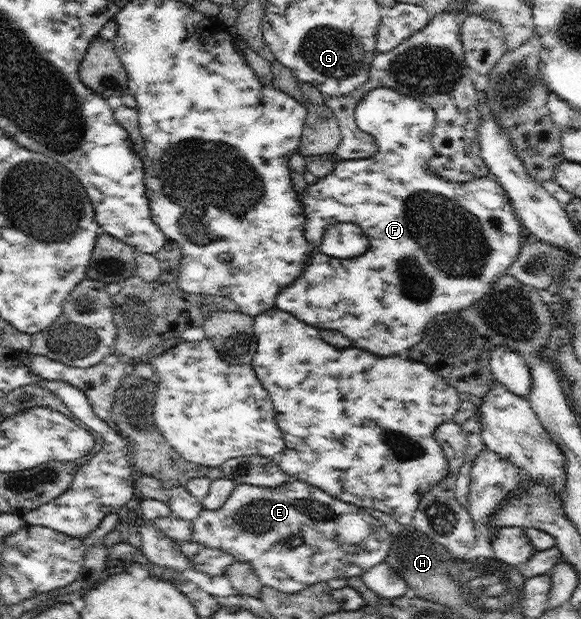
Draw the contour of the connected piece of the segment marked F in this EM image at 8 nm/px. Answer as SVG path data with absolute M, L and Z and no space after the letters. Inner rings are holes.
M375 88L359 100L355 108L355 121L360 130L375 138L378 150L376 154L365 159L339 159L335 162L336 166L332 170L332 174L328 174L325 178L318 179L316 183L306 186L304 197L300 199L300 204L302 204L302 209L305 212L304 238L306 238L306 242L309 245L318 248L322 244L324 231L330 225L348 222L362 228L362 231L364 231L370 242L370 248L360 256L341 259L330 257L318 249L313 250L311 252L311 260L307 262L300 278L297 278L288 288L281 290L276 295L275 307L293 314L296 318L299 318L310 326L319 329L329 328L341 332L352 340L354 347L363 348L380 356L405 354L412 346L416 346L421 341L423 332L427 327L427 322L435 316L448 312L458 312L458 310L470 308L474 302L478 302L480 297L483 297L492 288L493 282L496 282L496 279L500 275L504 275L504 272L509 270L509 266L517 259L527 234L521 224L521 220L516 217L508 196L505 196L504 188L496 180L484 177L458 184L458 182L448 182L448 180L444 180L444 178L440 178L440 176L436 176L436 174L426 170L429 165L436 163L437 160L432 142L435 127L435 112L426 102L406 96L391 88Z

